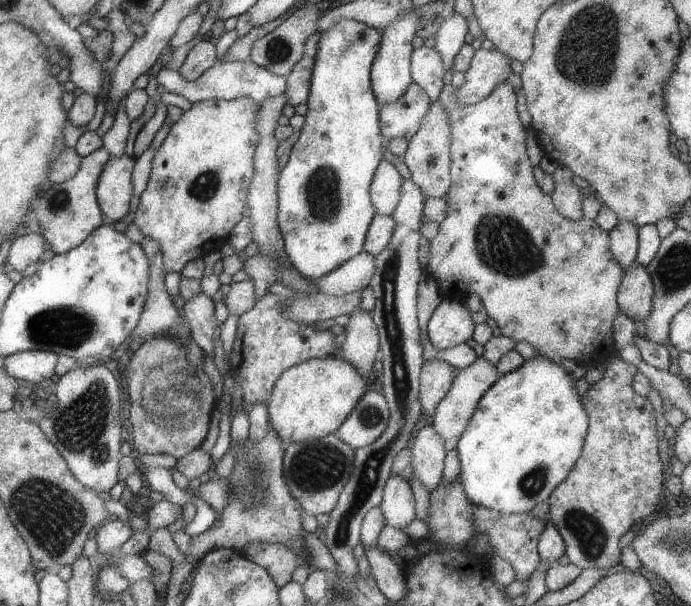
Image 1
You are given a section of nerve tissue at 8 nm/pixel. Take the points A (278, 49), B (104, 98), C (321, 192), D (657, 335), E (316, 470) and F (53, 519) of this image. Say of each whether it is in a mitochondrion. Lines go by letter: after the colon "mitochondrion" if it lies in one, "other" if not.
A: mitochondrion
B: other
C: mitochondrion
D: other
E: mitochondrion
F: mitochondrion

